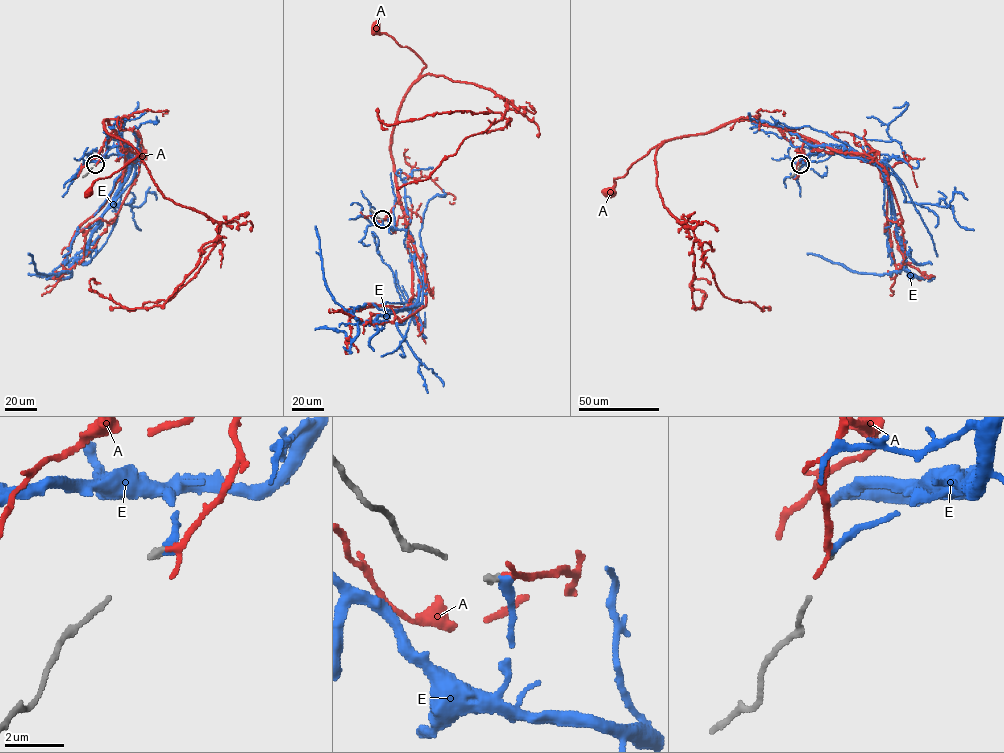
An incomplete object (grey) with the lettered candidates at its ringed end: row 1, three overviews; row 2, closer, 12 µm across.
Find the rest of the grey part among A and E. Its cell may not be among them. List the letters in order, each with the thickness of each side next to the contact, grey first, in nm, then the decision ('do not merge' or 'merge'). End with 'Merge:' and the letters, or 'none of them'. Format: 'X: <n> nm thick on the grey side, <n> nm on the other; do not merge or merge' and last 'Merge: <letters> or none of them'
A: 170 nm thick on the grey side, 150 nm on the other; merge
E: 170 nm thick on the grey side, 300 nm on the other; do not merge
Merge: A

